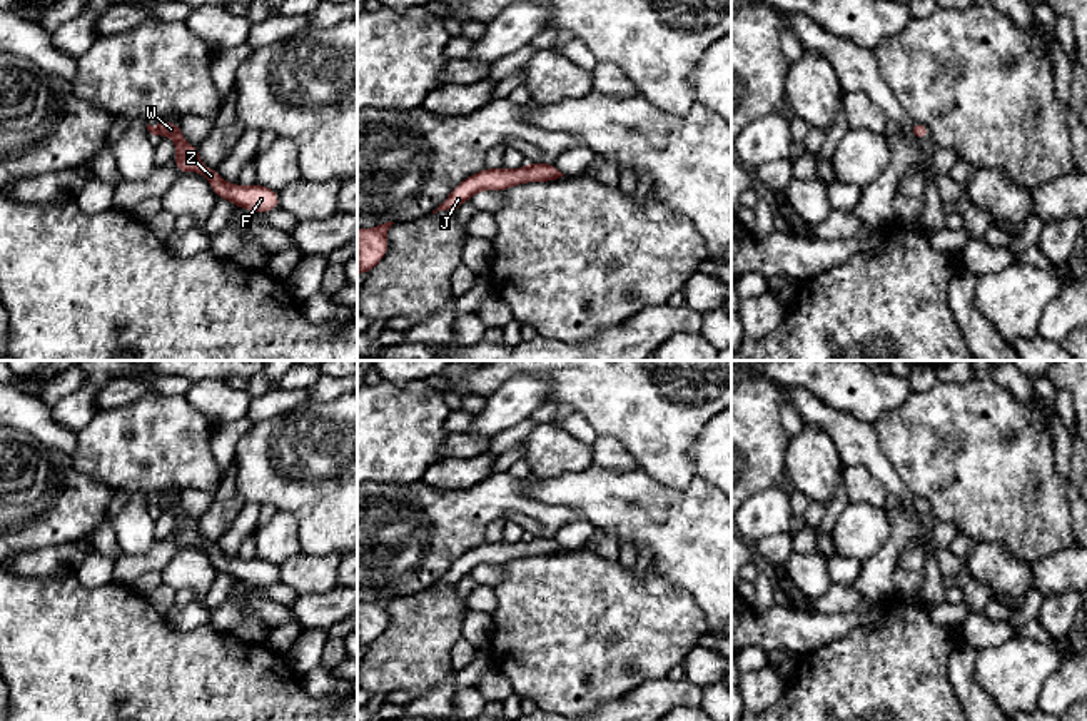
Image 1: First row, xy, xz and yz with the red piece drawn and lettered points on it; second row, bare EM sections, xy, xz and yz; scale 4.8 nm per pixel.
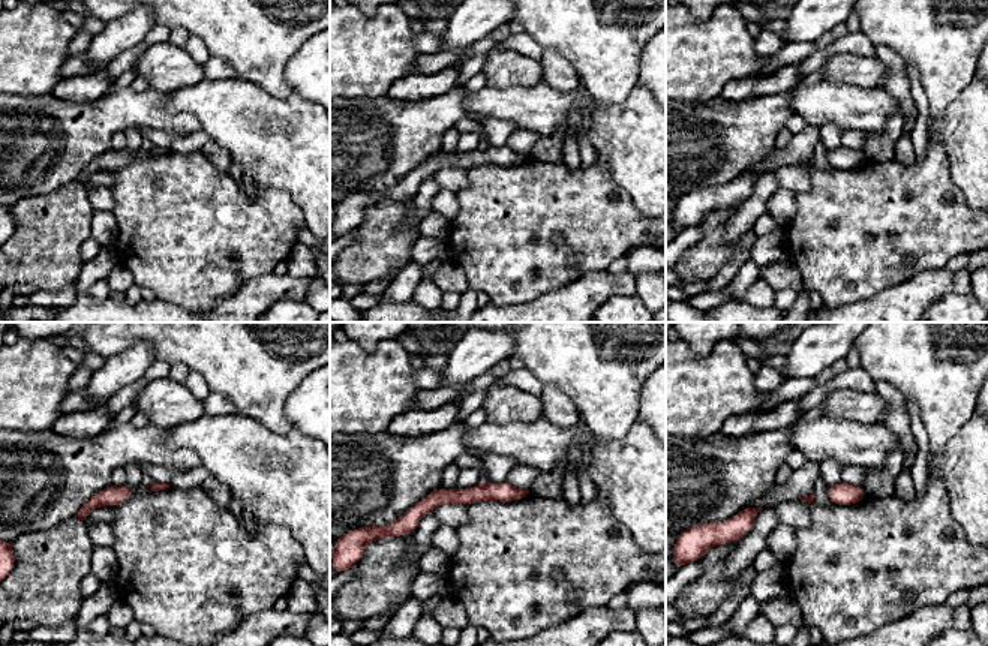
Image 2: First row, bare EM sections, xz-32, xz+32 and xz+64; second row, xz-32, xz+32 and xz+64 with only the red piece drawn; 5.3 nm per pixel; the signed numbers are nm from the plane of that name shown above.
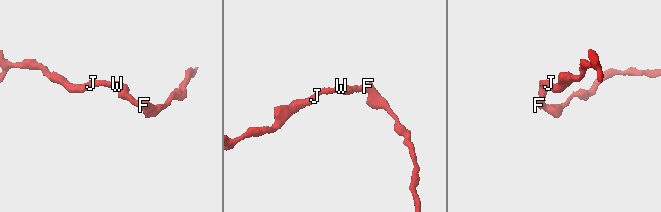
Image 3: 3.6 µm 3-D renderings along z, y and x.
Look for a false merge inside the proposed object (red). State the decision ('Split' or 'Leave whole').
Leave whole

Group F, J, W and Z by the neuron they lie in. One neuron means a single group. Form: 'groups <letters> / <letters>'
groups F J W Z

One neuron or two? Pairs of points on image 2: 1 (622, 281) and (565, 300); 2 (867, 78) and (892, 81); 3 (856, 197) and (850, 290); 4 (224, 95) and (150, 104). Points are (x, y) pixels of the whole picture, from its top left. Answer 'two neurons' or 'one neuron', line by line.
1: one neuron
2: two neurons
3: one neuron
4: two neurons

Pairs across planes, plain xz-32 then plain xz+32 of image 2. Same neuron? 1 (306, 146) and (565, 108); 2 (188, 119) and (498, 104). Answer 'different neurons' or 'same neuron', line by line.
1: same neuron
2: different neurons

